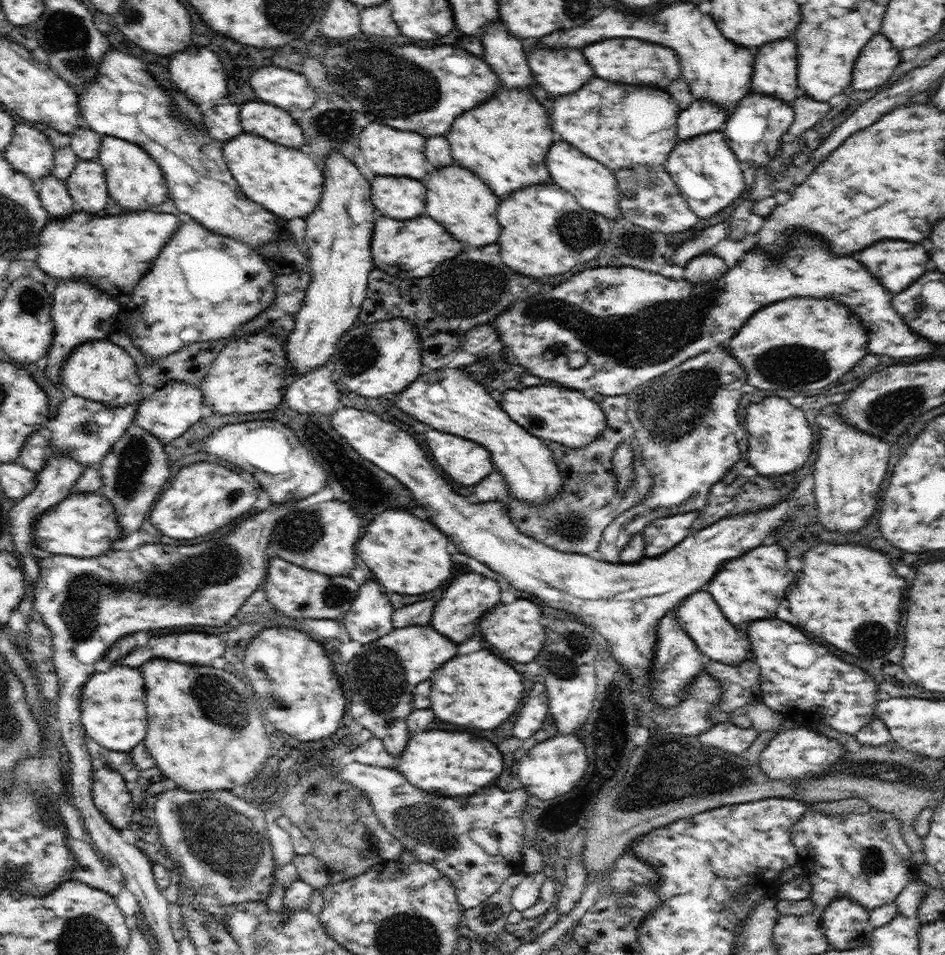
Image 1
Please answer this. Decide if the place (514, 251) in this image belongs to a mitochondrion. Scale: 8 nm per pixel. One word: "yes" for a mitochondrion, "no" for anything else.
no

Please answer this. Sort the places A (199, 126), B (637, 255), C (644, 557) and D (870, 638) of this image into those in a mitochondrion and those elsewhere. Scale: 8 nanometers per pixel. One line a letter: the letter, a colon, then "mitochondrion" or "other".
A: other
B: other
C: other
D: mitochondrion

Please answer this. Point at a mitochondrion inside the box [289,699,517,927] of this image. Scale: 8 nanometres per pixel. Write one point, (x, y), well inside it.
(415, 821)

